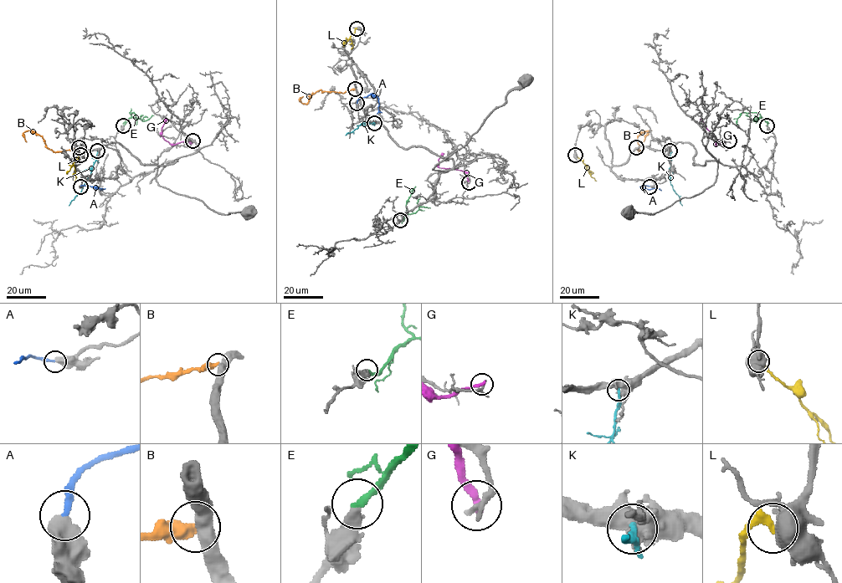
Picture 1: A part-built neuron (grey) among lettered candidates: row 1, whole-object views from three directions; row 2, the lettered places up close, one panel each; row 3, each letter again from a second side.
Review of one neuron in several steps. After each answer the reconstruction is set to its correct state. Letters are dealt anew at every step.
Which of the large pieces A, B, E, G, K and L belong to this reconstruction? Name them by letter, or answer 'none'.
A, E

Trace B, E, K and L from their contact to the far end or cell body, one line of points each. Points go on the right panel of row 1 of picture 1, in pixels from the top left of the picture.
B: (636, 148), (639, 151), (637, 137), (650, 130), (643, 142)
E: (767, 125), (759, 114), (751, 112), (742, 112), (737, 119), (738, 125)
K: (670, 150), (670, 181), (682, 205)
L: (575, 155), (596, 181)

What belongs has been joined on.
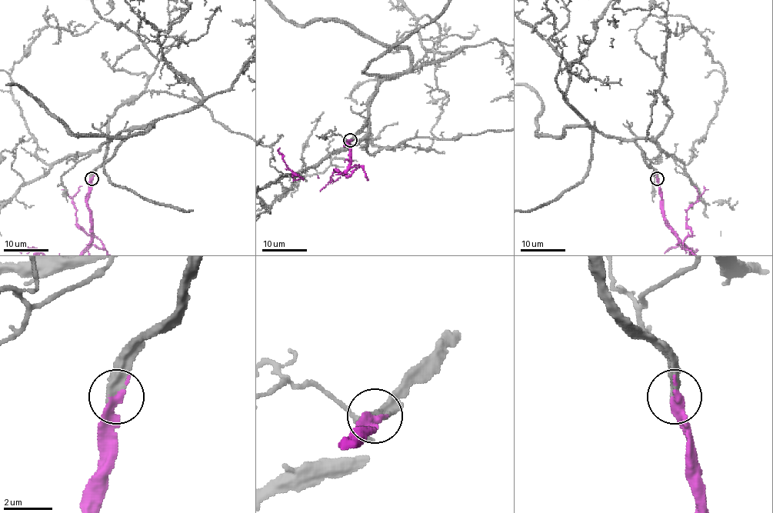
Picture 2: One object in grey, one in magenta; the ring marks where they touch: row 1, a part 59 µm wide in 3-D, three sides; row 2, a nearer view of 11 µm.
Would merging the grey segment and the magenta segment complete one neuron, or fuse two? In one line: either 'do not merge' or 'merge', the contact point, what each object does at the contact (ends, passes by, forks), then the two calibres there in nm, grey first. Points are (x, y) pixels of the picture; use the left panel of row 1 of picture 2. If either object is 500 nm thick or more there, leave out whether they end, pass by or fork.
merge; place (91, 178); grey ends; magenta ends; calibres 400 and 420 nm

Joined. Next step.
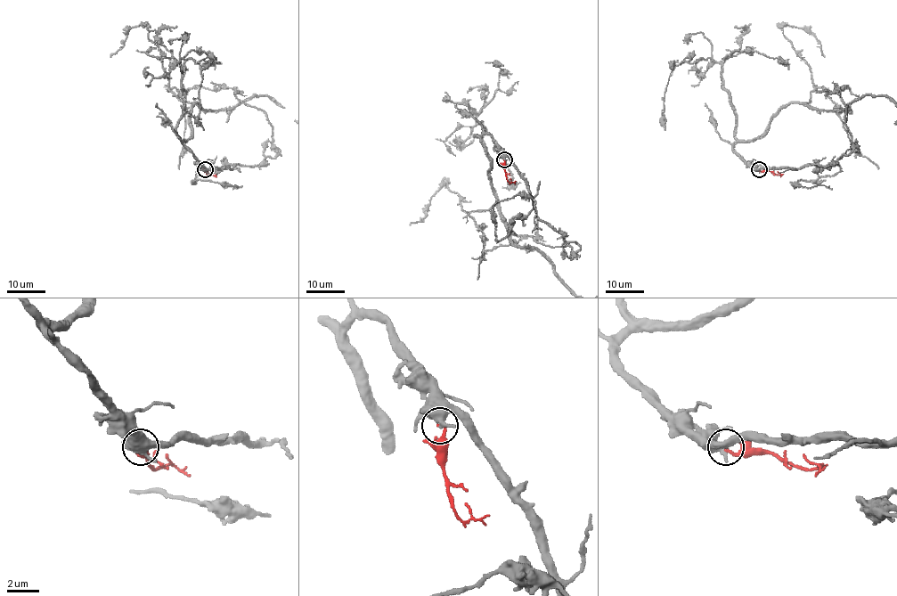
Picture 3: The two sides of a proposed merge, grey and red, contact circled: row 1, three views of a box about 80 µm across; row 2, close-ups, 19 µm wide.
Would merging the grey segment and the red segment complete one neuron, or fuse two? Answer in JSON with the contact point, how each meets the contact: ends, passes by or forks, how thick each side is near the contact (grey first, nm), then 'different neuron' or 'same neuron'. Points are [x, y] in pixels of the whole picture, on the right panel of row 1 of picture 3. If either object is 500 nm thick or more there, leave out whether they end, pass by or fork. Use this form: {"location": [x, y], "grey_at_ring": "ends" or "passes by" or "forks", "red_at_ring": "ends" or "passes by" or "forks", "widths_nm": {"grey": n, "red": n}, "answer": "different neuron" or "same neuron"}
{"location": [759, 169], "grey_at_ring": "ends", "red_at_ring": "ends", "widths_nm": {"grey": 480, "red": 200}, "answer": "different neuron"}

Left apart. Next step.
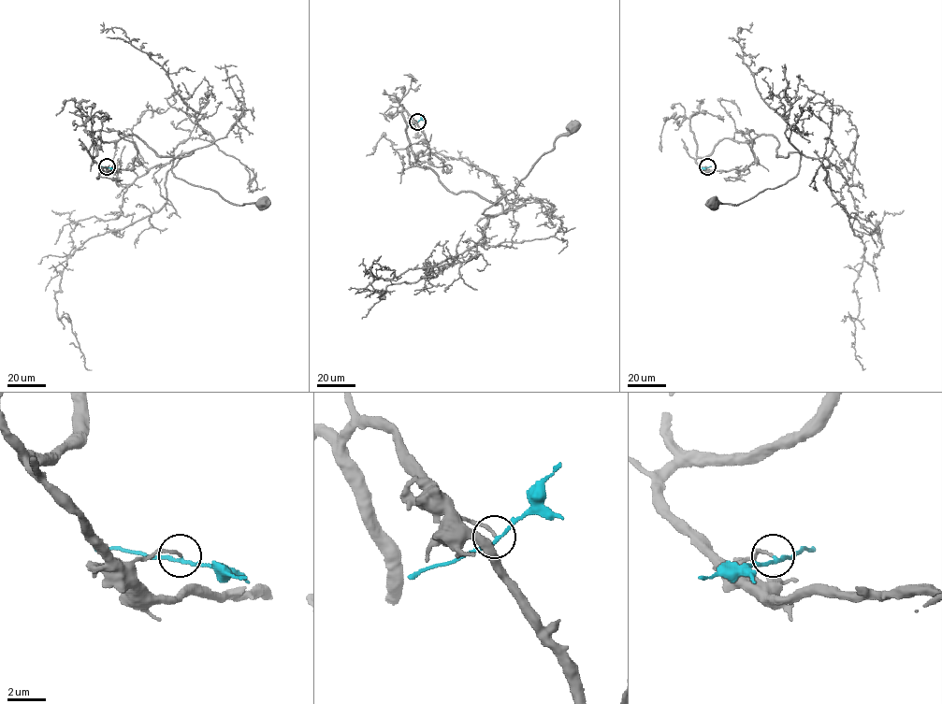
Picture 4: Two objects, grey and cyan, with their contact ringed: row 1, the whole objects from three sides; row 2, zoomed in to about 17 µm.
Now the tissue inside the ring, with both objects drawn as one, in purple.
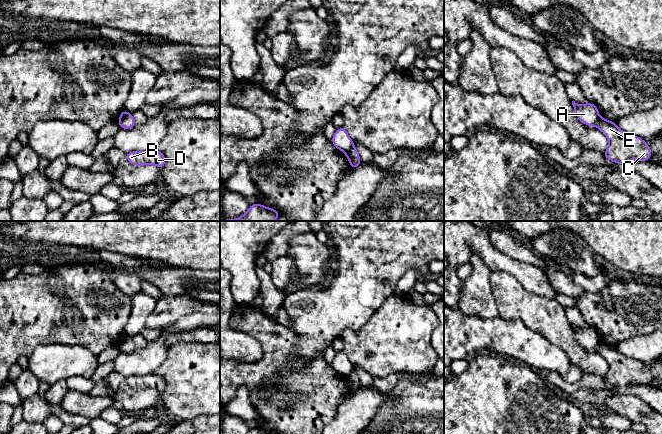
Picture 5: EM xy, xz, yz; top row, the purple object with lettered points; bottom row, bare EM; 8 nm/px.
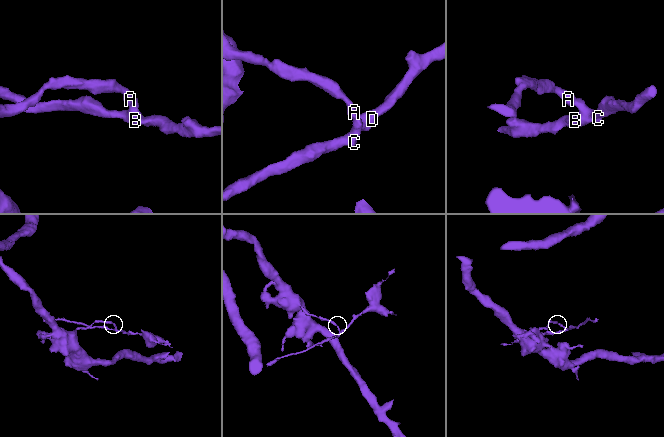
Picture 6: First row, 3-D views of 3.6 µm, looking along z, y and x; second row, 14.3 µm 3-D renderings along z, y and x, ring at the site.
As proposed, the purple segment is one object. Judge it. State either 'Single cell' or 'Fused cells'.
Fused cells

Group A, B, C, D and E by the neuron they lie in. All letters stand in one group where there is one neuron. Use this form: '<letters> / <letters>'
A / B C D E

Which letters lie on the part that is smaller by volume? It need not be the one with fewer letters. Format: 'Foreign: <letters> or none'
Foreign: B, C, D, E

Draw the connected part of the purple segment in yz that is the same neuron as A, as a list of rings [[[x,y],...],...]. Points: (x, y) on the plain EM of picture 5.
[[[572,325],[574,337],[579,344],[587,350],[596,350],[599,343],[599,335],[592,326],[587,328],[578,328]]]

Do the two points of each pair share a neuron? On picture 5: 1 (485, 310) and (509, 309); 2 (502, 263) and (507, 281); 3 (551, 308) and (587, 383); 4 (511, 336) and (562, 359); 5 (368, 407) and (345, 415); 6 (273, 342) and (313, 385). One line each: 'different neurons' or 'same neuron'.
1: different neurons
2: different neurons
3: different neurons
4: same neuron
5: same neuron
6: same neuron

